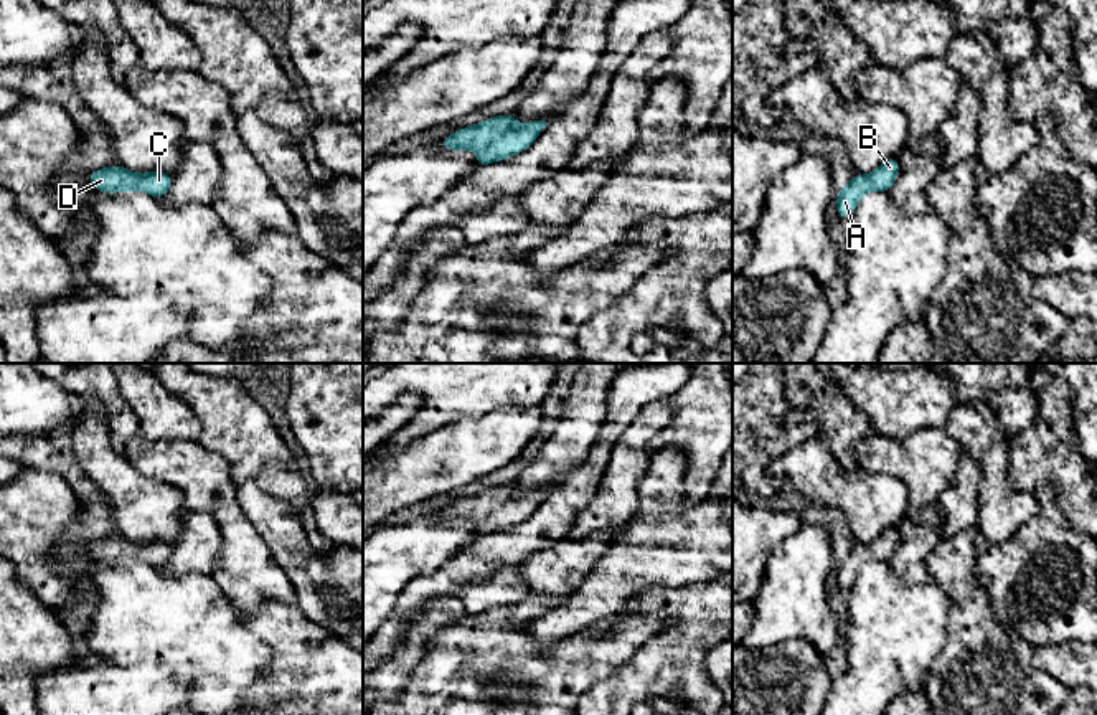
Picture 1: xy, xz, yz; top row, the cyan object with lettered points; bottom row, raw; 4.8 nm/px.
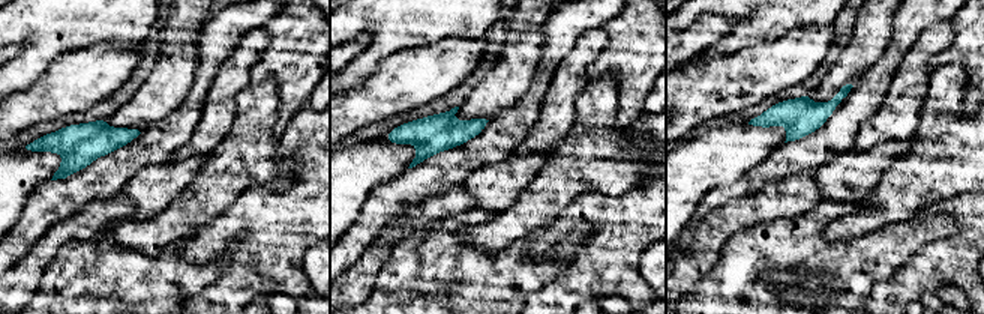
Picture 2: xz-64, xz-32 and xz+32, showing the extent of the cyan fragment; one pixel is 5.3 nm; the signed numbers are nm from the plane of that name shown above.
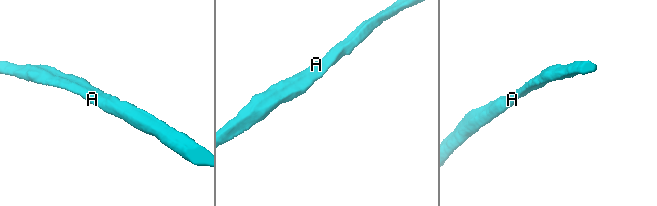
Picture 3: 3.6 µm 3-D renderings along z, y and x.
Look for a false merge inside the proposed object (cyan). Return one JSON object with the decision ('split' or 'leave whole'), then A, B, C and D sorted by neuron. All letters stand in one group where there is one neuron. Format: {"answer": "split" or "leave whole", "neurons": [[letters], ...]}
{"answer": "leave whole", "neurons": [["A", "B", "C", "D"]]}

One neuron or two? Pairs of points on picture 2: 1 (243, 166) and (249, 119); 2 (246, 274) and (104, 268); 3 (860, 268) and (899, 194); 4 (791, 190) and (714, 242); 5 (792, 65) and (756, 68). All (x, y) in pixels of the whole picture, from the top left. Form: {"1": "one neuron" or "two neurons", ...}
{"1": "one neuron", "2": "two neurons", "3": "two neurons", "4": "one neuron", "5": "one neuron"}

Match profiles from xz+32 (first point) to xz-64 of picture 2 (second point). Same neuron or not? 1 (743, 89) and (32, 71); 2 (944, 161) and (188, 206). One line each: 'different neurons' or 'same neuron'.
1: different neurons
2: same neuron

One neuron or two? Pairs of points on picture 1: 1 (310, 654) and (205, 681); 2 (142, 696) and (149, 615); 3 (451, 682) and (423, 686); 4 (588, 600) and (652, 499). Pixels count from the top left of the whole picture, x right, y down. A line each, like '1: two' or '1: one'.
1: two
2: two
3: one
4: one

